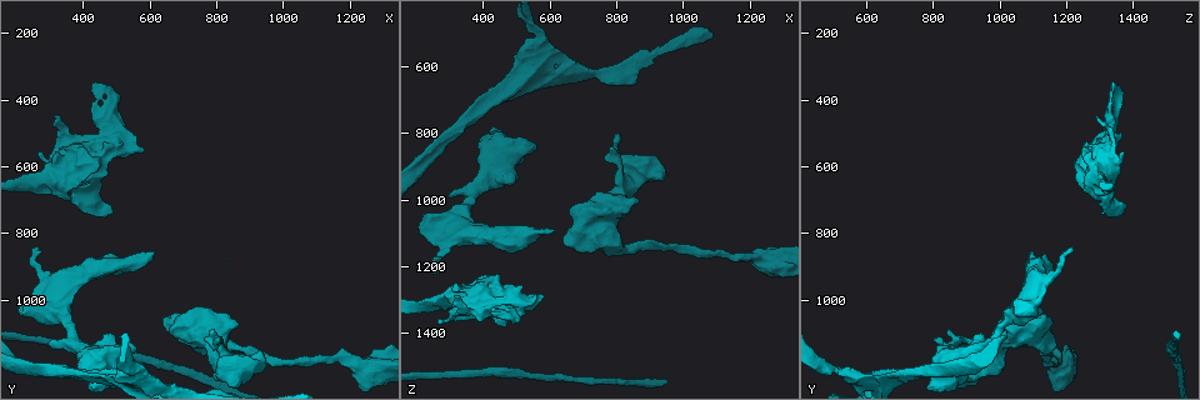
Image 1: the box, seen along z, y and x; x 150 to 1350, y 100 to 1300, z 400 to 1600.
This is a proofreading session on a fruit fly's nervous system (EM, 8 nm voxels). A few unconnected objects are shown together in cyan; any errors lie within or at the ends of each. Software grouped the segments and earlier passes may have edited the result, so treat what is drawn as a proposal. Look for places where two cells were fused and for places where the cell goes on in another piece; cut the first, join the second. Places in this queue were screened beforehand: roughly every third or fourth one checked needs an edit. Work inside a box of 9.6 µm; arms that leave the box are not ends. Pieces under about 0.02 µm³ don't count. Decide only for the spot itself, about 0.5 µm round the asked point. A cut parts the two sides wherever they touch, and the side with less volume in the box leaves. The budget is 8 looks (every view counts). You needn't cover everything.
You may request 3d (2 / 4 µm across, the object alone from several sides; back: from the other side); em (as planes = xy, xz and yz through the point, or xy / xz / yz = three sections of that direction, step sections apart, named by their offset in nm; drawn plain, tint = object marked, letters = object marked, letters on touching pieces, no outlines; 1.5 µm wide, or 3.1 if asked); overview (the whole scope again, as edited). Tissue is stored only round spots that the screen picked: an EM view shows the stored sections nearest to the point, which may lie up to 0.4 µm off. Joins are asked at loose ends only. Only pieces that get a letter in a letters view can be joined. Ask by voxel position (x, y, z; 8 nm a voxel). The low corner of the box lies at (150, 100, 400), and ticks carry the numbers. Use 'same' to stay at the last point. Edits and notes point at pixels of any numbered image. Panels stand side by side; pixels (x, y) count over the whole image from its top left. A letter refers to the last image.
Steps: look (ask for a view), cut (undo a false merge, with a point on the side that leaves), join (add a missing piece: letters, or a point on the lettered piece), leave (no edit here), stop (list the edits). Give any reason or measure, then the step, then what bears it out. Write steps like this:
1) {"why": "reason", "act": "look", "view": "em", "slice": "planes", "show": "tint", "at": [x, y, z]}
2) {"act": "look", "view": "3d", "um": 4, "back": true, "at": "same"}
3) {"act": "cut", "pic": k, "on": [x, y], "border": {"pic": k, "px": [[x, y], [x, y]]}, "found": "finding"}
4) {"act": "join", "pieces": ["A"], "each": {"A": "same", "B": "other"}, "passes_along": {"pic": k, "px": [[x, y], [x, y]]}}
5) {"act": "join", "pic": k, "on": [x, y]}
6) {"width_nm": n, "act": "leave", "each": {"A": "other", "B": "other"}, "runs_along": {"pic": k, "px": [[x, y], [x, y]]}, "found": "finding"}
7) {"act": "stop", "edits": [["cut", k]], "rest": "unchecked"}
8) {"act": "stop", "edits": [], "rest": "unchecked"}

{"why": "stops while still wide", "act": "look", "view": "em", "slice": "yz", "step": 8, "show": "letters", "at": [600, 850, 1090]}

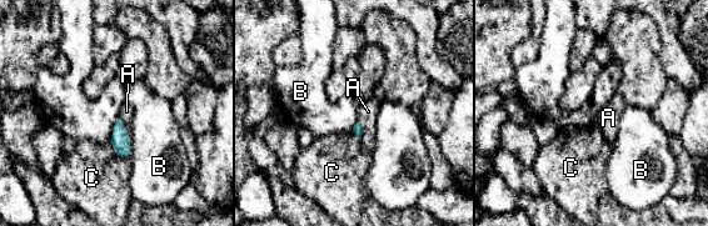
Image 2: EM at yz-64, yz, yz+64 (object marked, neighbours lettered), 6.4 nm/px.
{"act": "join", "pieces": ["A"], "each": {"A": "same", "B": "other", "C": "other"}, "passes_along": {"pic": 2, "px": [[121, 145], [126, 130], [126, 111]]}, "found": "the cell continues"}

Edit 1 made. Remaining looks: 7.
{"act": "look", "view": "overview"}

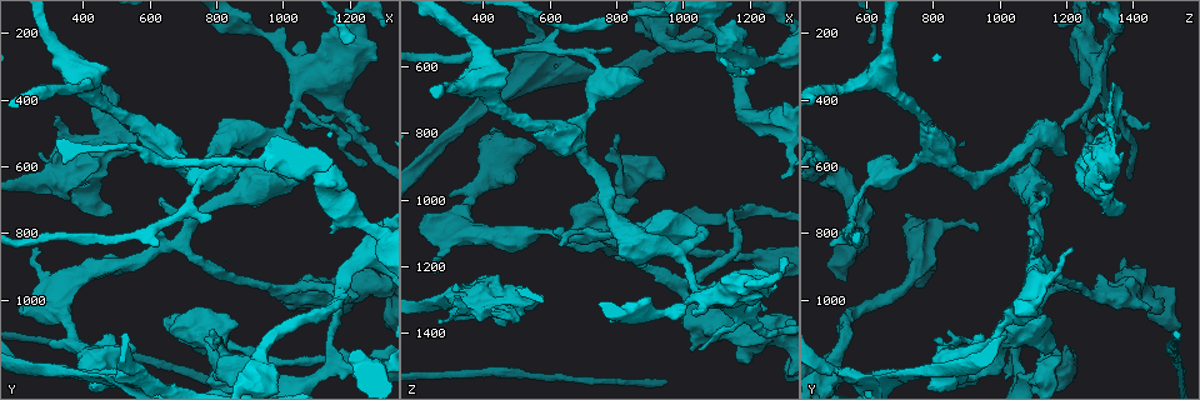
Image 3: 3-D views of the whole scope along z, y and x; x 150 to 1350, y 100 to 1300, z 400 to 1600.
{"why": "branch stops here", "act": "look", "view": "3d", "um": 2, "at": [480, 740, 1310]}

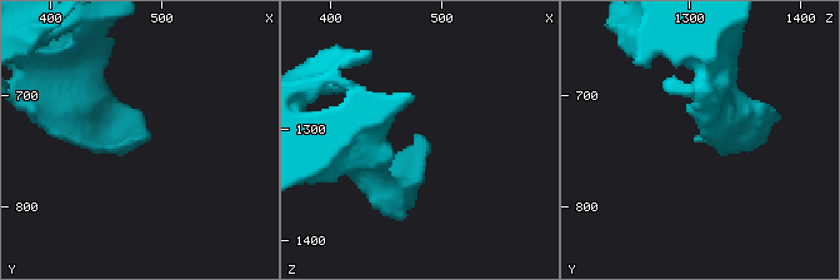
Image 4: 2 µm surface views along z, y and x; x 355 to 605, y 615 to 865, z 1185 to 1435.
{"why": "need the tissue", "act": "look", "view": "em", "slice": "planes", "show": "letters", "at": [482, 738, 1308]}

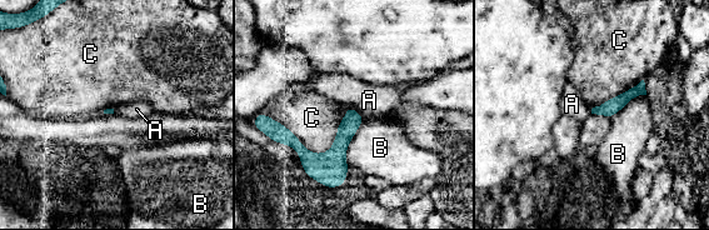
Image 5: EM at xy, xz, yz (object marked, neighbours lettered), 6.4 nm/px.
{"act": "leave", "each": {"A": "other", "B": "other", "C": "other"}, "border": {"pic": 5, "px": [[346, 105], [321, 153], [268, 115]]}, "found": "no lettered piece goes on from it"}

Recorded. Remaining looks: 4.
{"why": "branch stops here", "act": "look", "view": "3d", "um": 4, "at": [800, 1120, 810]}

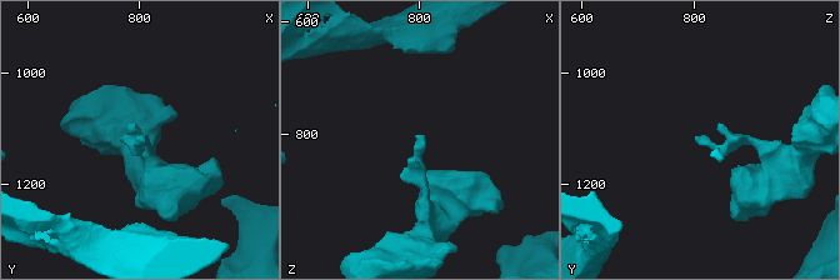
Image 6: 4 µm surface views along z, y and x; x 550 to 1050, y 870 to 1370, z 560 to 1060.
{"act": "look", "view": "em", "slice": "planes", "show": "letters", "at": [790, 1115, 805]}

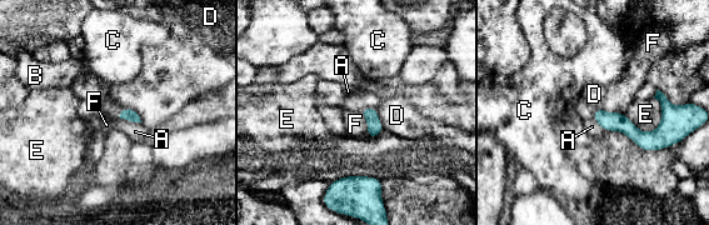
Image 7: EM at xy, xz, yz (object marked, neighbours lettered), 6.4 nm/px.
{"act": "leave", "each": {"A": "other", "B": "other", "C": "other", "D": "other", "E": "other", "F": "other"}, "found": "no lettered piece goes on from it"}

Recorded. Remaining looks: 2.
{"why": "an open end", "act": "look", "view": "3d", "um": 2, "at": [270, 850, 1220]}

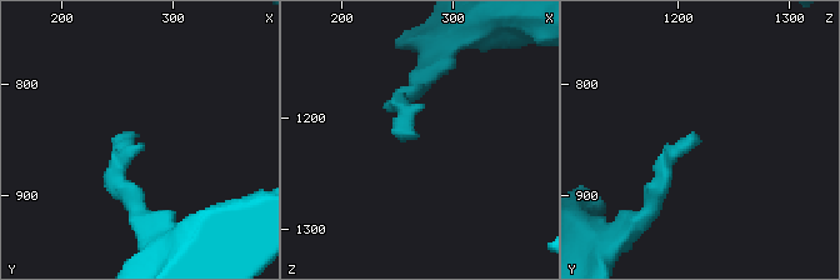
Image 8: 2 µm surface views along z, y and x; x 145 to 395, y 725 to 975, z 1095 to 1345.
{"why": "now the EM", "act": "look", "view": "em", "slice": "planes", "show": "letters", "at": [266, 848, 1222]}

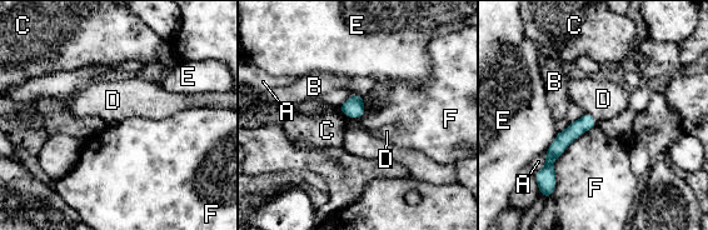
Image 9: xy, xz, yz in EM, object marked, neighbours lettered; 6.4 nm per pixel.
{"width_nm": 100, "act": "leave", "each": {"A": "other", "B": "other", "C": "other", "D": "other", "E": "other", "F": "other"}, "found": "no lettered piece goes on from it"}

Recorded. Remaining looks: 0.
{"act": "stop", "edits": [["join", 2]], "rest": "unchecked"}

